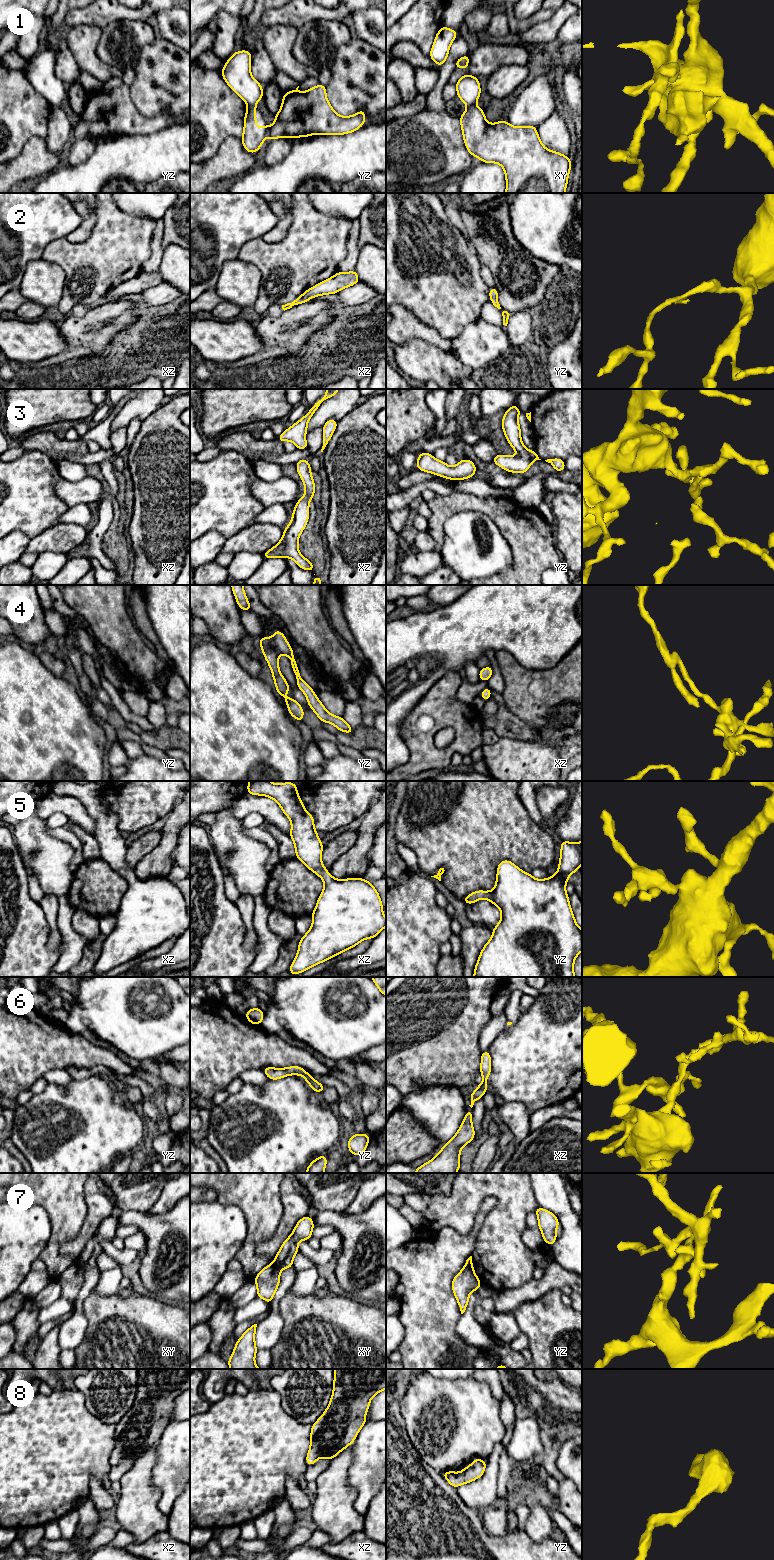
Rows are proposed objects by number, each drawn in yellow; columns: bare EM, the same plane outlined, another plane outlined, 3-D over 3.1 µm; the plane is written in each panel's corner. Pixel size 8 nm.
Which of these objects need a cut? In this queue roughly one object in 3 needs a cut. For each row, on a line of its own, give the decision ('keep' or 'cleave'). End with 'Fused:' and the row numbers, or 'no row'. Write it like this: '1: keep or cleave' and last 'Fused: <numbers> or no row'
1: cleave
2: keep
3: keep
4: keep
5: keep
6: keep
7: cleave
8: keep
Fused: 1, 7

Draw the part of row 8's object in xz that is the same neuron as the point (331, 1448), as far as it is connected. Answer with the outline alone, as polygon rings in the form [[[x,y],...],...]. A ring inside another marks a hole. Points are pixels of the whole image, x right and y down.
[[[334,1369],[333,1393],[321,1417],[311,1426],[310,1449],[306,1456],[308,1466],[318,1458],[330,1461],[355,1441],[364,1424],[370,1400],[386,1389],[386,1369]]]

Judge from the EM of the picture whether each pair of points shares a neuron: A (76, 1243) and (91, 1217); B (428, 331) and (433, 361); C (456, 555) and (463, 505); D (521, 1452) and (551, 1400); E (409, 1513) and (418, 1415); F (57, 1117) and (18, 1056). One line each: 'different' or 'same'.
A: same
B: different
C: different
D: different
E: different
F: different

